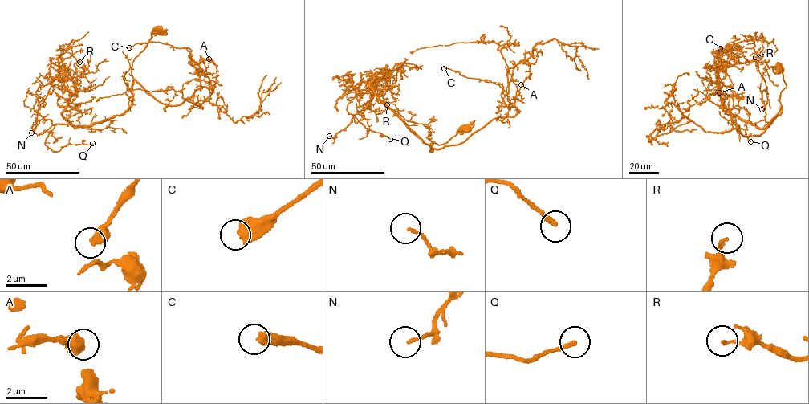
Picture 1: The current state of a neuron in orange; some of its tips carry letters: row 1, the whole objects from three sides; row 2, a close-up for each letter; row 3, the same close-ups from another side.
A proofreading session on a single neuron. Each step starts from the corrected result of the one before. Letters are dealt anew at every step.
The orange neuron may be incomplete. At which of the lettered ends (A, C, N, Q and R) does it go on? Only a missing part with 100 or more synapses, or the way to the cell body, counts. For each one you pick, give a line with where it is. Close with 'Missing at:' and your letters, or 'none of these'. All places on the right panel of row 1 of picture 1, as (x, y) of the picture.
Missing at: none of these

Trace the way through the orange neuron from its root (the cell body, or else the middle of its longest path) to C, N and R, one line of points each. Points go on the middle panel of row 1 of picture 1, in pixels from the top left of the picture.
C: (465, 128), (433, 148), (461, 144), (518, 109), (507, 107), (498, 85), (444, 68)
N: (465, 128), (433, 142), (432, 152), (380, 102), (370, 84), (377, 79), (368, 105), (329, 136)
R: (465, 128), (433, 142), (432, 152), (380, 102), (370, 84), (385, 76), (372, 75), (369, 108), (387, 104)

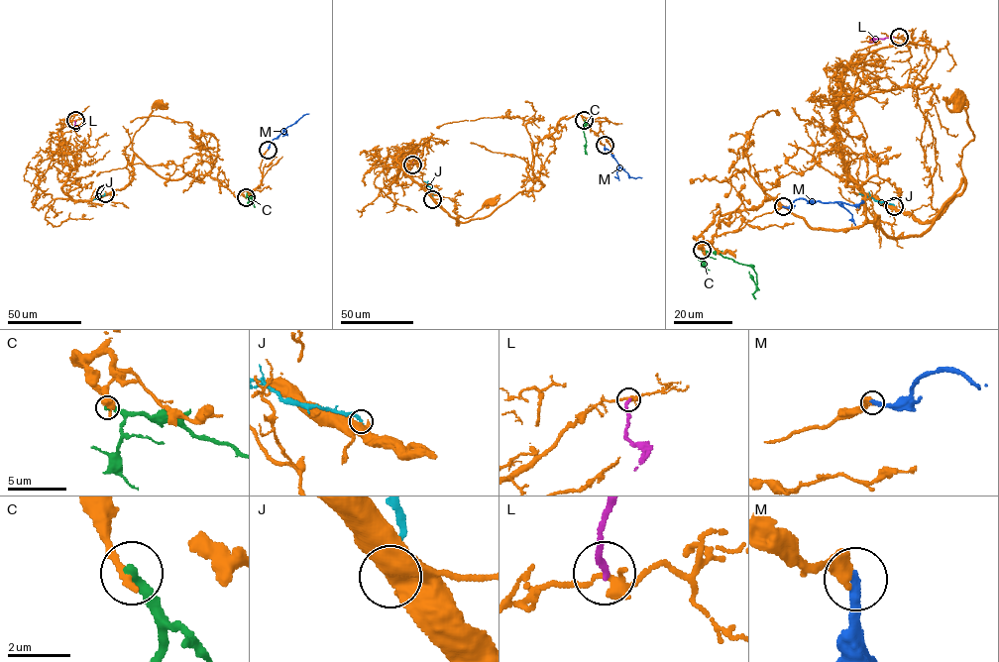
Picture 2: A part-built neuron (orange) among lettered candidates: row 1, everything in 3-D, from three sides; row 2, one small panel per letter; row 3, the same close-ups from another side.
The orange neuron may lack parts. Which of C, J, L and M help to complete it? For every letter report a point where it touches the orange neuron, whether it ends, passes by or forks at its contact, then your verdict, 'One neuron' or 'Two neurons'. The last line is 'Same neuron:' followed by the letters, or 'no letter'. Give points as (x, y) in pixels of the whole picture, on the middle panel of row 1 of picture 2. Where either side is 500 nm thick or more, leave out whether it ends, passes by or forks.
C: Touches orange at (584, 120). It ends there. Two neurons
J: Touches orange at (432, 199). Two neurons
L: Touches orange at (412, 165). It ends there. Two neurons
M: Touches orange at (605, 145). It ends there. Two neurons
Same neuron: no letter

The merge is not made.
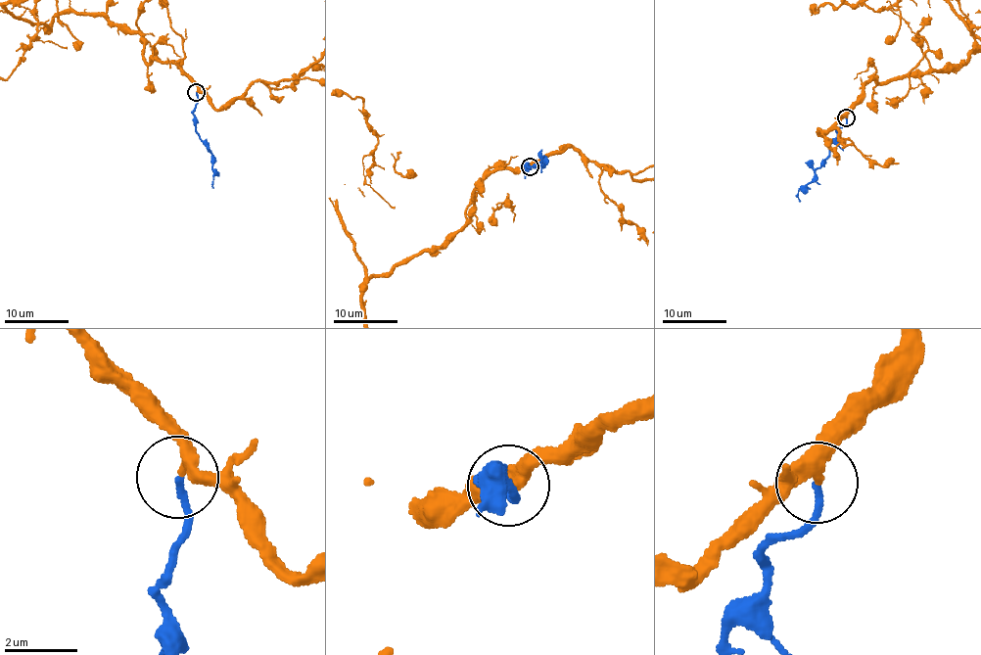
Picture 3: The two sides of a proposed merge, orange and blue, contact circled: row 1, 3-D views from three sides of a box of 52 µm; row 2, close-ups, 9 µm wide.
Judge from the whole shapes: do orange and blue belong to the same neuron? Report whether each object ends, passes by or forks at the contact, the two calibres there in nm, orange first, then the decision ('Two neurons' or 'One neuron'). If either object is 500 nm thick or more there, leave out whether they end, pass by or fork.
At the ring orange passes by. At the ring blue ends. Thickness 320 nm (orange) against 180 nm. One neuron

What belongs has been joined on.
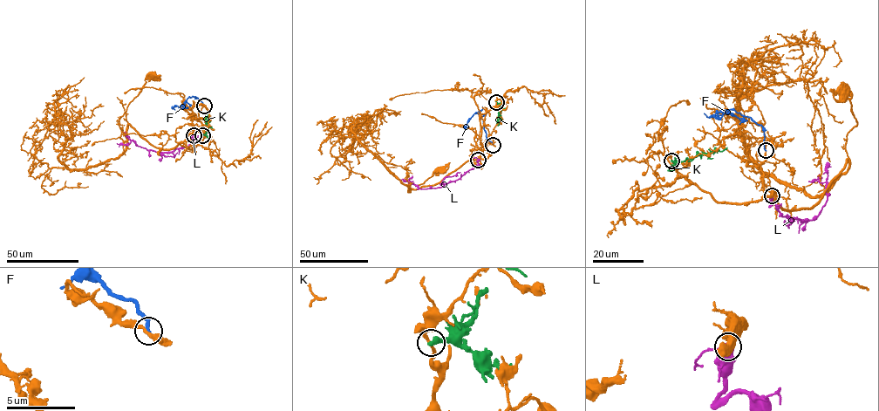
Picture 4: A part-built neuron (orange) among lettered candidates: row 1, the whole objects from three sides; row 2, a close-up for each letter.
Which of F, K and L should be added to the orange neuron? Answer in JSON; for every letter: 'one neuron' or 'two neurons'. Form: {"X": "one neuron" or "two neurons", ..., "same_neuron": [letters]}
{"F": "two neurons", "K": "two neurons", "L": "one neuron", "same_neuron": ["L"]}

